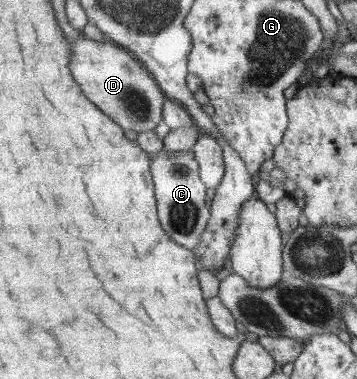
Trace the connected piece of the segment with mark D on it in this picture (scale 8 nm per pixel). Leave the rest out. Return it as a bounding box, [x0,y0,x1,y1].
[71,38,165,132]

